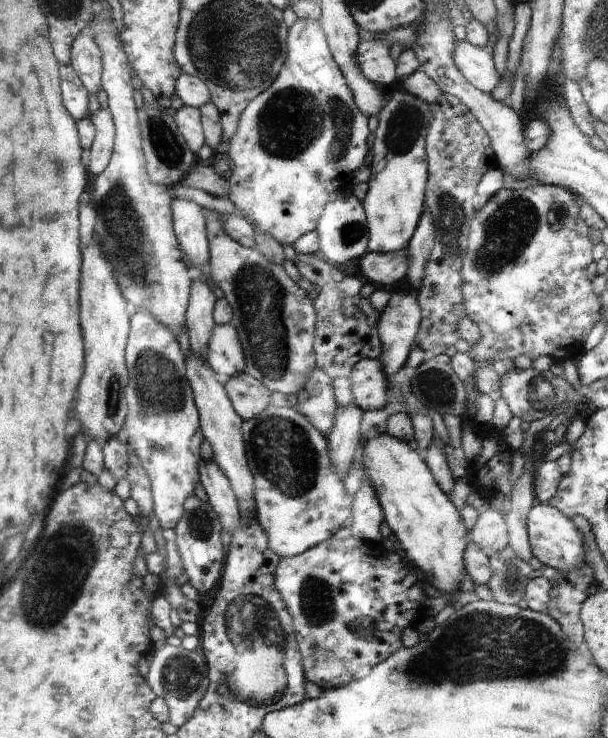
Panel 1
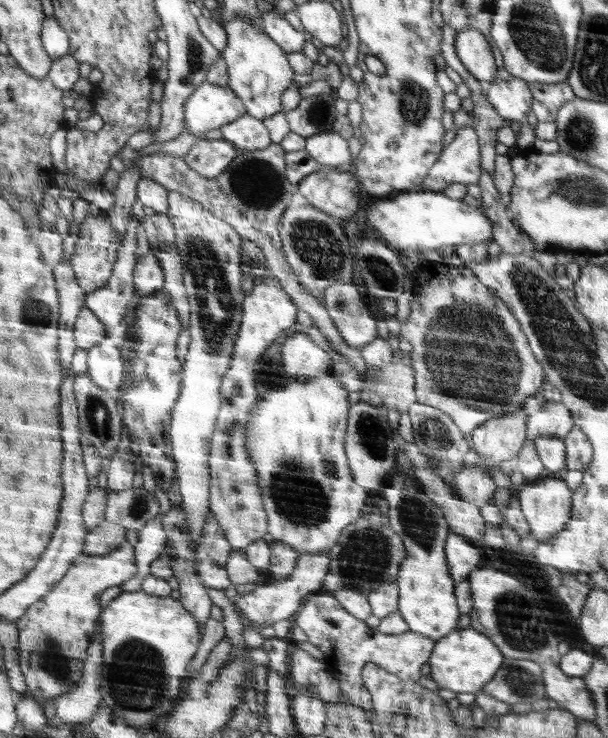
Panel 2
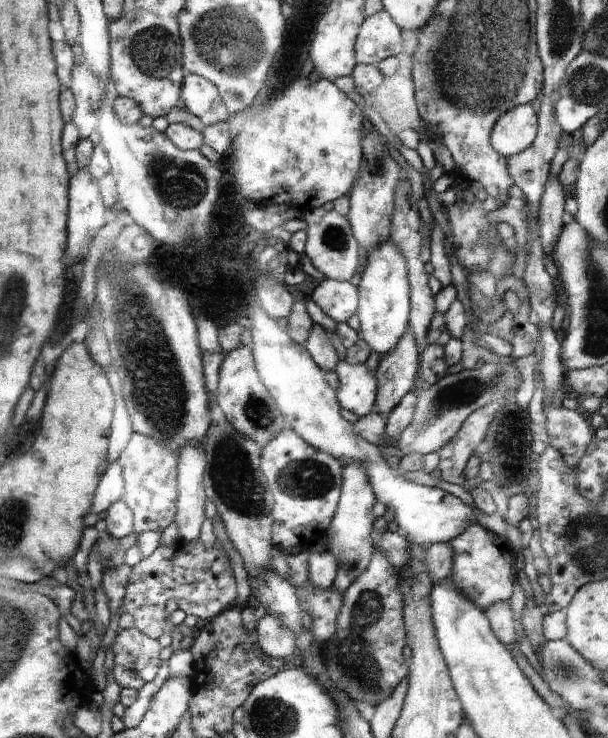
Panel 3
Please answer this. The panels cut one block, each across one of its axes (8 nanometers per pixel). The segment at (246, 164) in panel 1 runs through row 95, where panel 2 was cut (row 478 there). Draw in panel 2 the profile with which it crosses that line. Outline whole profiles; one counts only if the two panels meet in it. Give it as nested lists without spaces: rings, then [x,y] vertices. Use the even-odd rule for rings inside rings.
[[[330,368],[328,374],[324,376],[314,376],[307,378],[306,382],[297,381],[288,383],[278,390],[271,390],[263,393],[264,398],[258,400],[258,404],[252,408],[248,416],[247,427],[247,450],[251,456],[251,464],[257,468],[256,477],[258,477],[258,487],[261,488],[264,511],[268,514],[268,532],[273,536],[273,540],[282,541],[292,545],[299,555],[320,553],[322,551],[330,552],[330,549],[337,543],[342,531],[352,523],[356,523],[361,516],[361,510],[365,507],[366,492],[358,486],[358,483],[352,479],[351,471],[348,468],[348,458],[345,456],[345,432],[348,430],[346,418],[348,418],[348,398],[346,398],[346,388],[342,386],[334,372]]]

